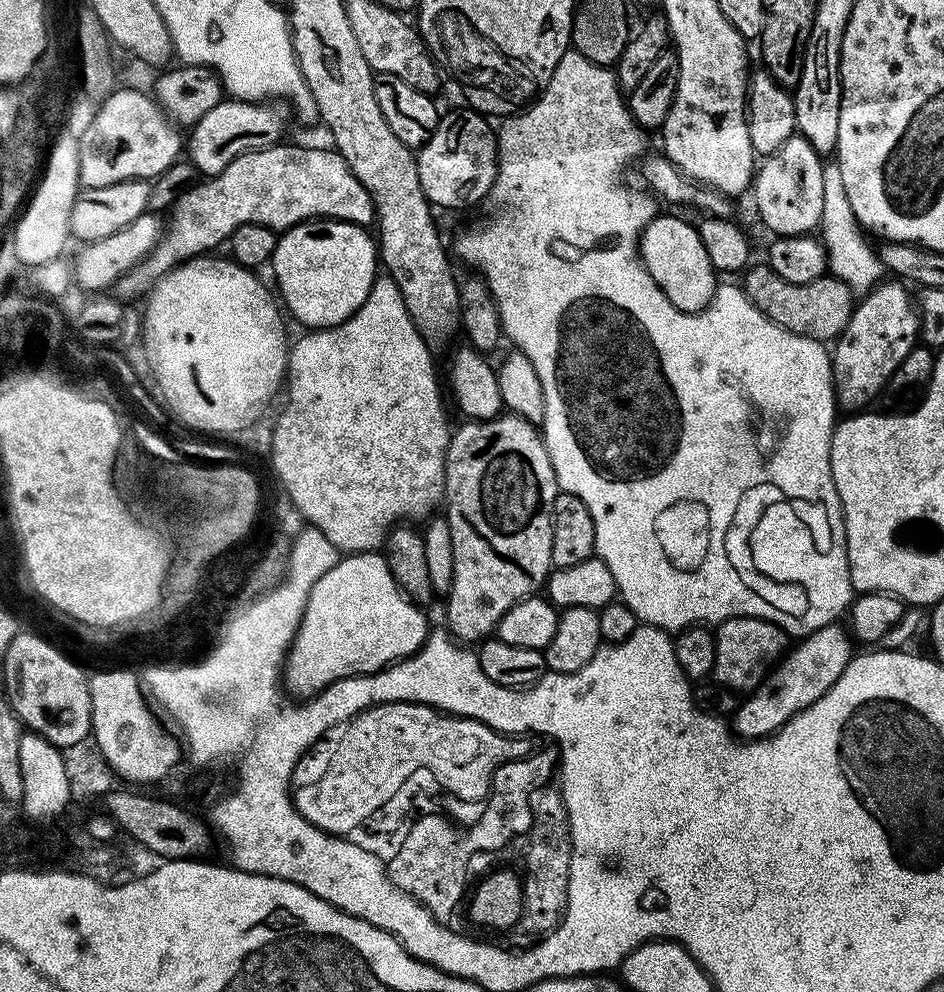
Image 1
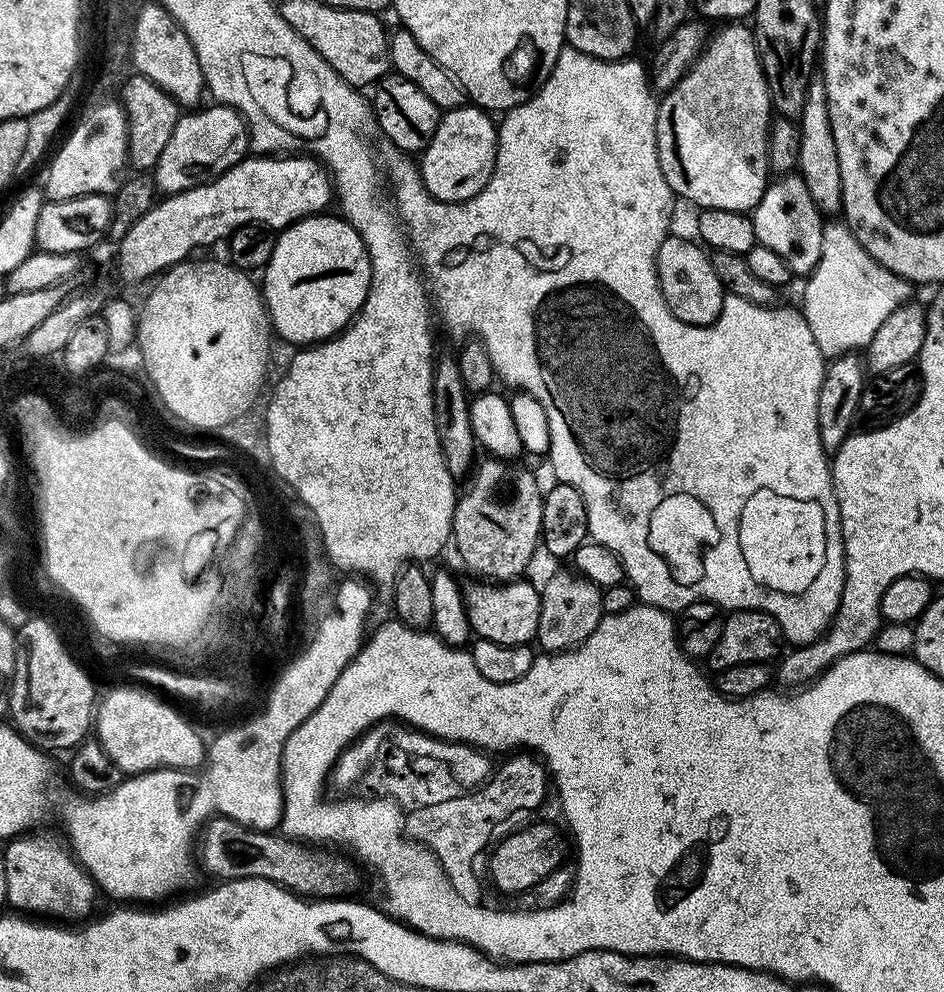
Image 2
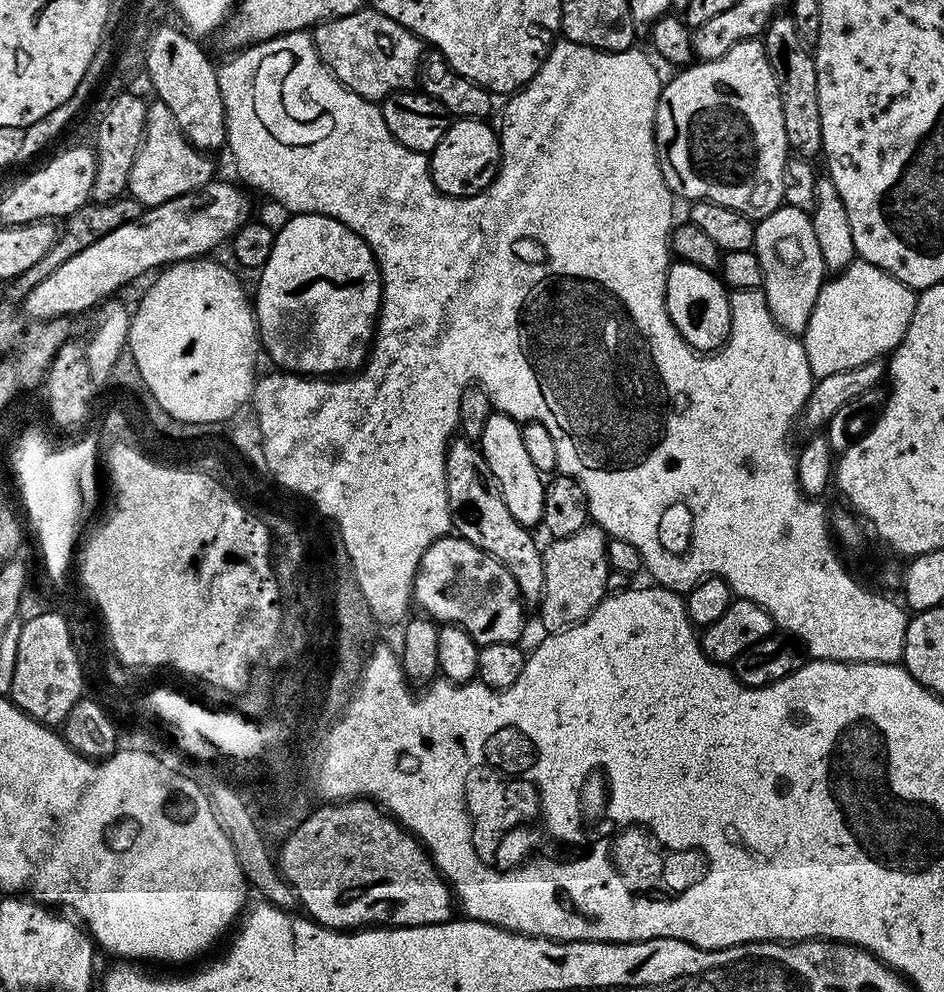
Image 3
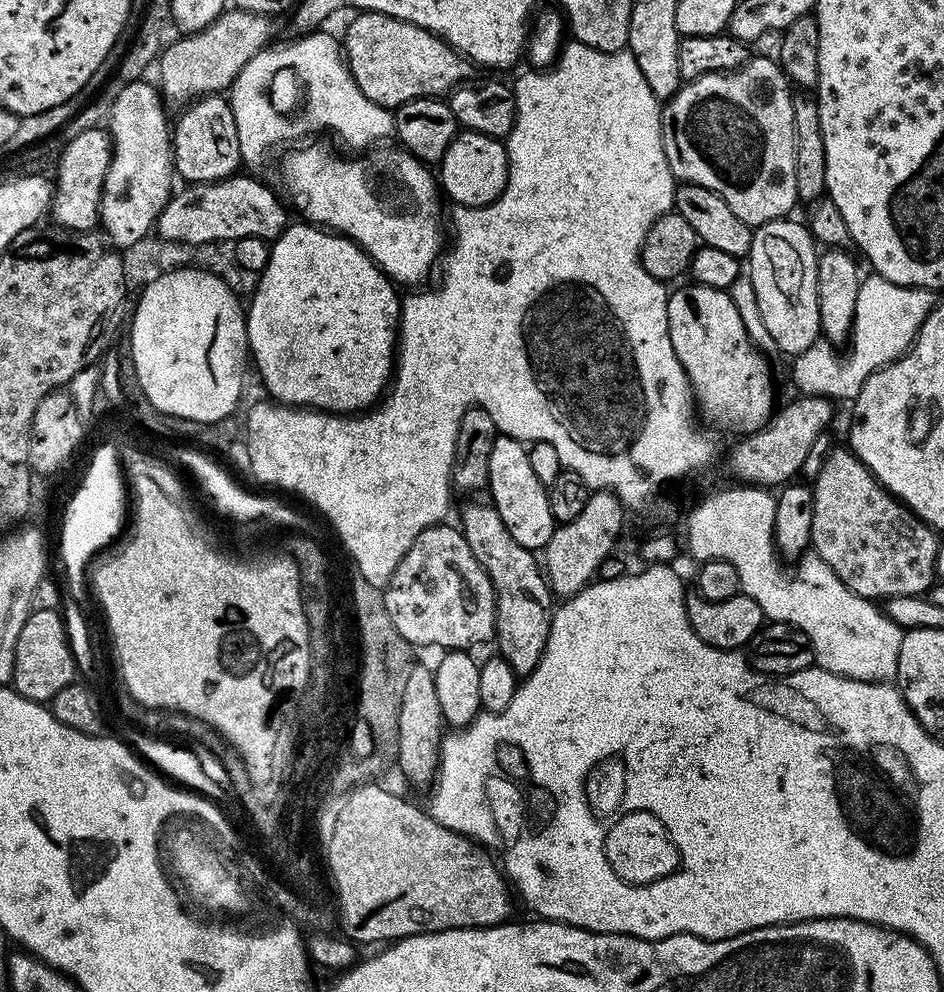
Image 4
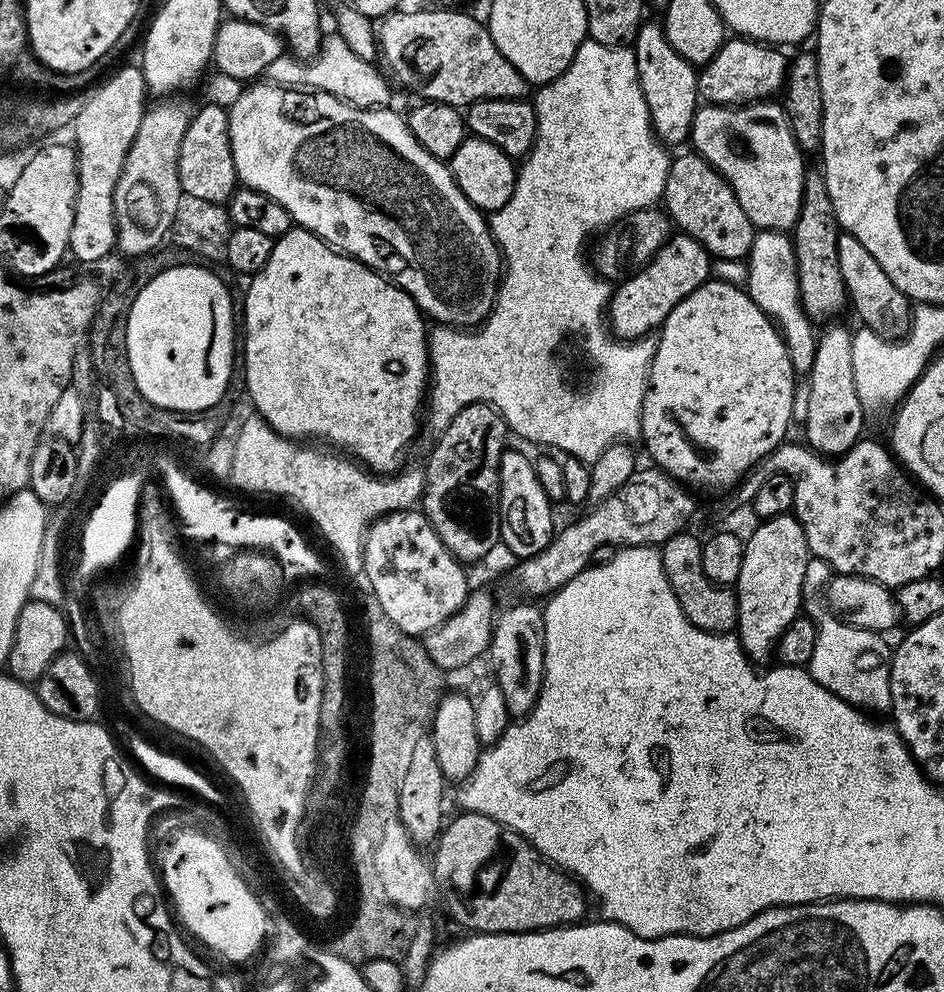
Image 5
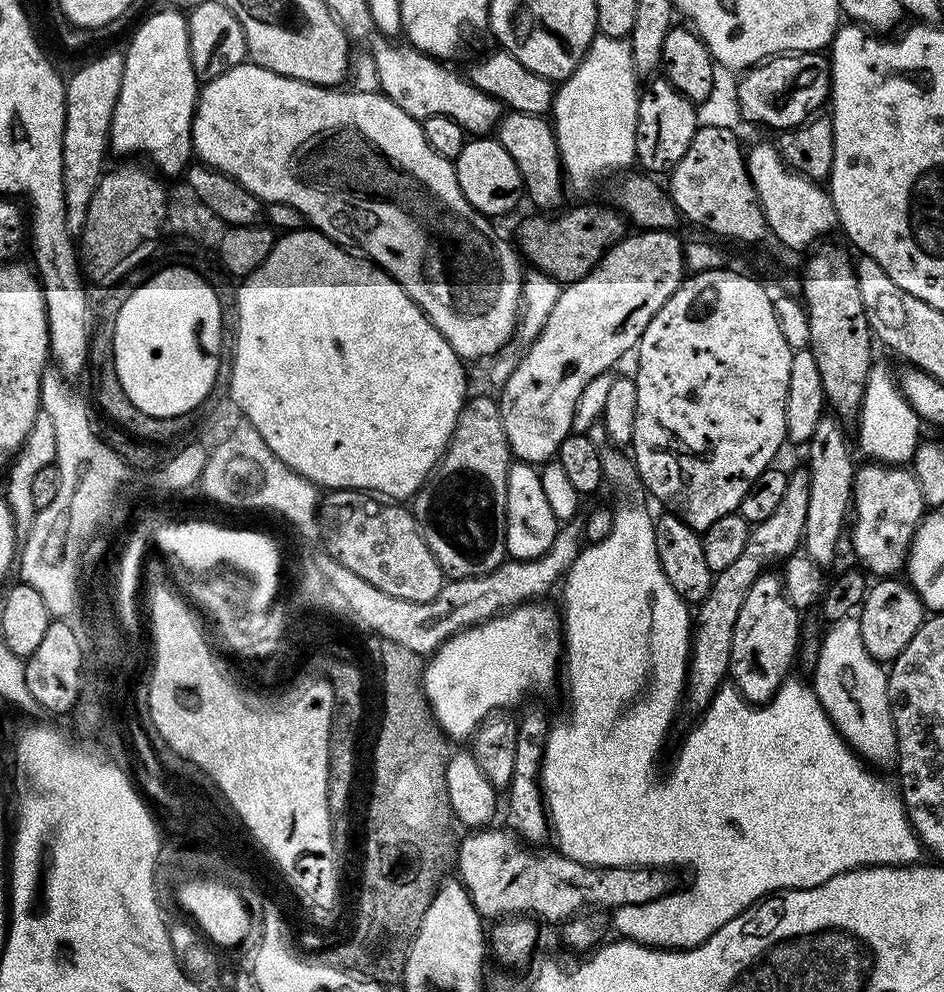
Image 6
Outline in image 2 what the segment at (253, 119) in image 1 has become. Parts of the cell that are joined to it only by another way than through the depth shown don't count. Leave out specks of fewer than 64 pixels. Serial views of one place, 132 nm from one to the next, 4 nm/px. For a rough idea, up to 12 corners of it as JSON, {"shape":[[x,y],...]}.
{"shape":[[226,104],[189,111],[154,169],[161,193],[206,184],[249,155]]}

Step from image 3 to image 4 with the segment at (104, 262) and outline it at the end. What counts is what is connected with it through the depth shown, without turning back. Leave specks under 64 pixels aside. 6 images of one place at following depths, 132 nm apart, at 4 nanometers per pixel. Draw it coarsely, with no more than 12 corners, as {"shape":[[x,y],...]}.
{"shape":[[237,174],[188,184],[156,232],[172,243],[258,237],[290,219],[279,198]]}

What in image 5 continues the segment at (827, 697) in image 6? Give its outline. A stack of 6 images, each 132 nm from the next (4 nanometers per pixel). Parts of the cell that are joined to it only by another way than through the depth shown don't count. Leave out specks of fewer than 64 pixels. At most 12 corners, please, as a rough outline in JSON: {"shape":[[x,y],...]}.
{"shape":[[819,617],[806,670],[830,694],[887,713],[893,649]]}

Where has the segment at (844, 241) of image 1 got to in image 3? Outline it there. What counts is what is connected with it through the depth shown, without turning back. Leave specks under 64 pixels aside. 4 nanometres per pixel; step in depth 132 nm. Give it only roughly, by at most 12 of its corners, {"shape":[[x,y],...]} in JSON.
{"shape":[[855,259],[802,334],[813,377],[887,357],[917,293]]}

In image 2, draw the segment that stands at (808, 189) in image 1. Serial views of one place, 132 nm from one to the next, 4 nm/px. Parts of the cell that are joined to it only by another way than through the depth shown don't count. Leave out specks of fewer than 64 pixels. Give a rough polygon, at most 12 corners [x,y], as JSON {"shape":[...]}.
{"shape":[[799,174],[750,215],[756,242],[797,277],[816,269],[825,221]]}

